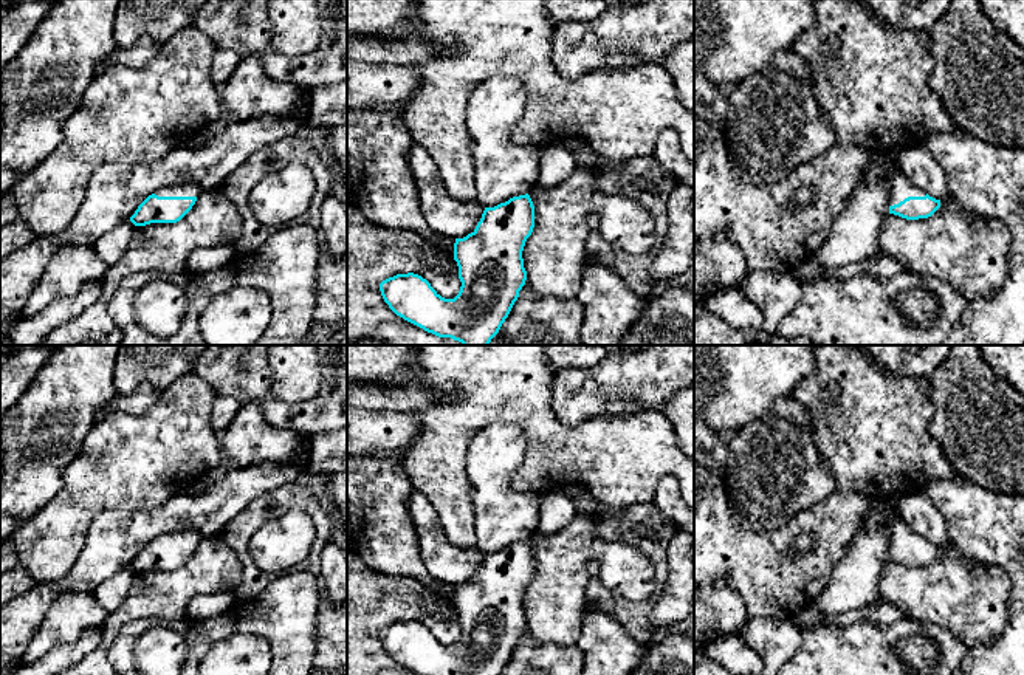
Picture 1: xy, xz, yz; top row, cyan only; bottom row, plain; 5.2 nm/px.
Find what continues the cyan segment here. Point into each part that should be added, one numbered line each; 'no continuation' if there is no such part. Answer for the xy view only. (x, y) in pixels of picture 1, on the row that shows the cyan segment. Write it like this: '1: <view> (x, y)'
1: xy (185, 189)

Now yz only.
1: yz (900, 188)

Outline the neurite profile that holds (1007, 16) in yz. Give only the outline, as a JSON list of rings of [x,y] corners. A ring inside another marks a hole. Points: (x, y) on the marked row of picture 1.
[[[979,0],[988,20],[1024,50],[1024,0]]]

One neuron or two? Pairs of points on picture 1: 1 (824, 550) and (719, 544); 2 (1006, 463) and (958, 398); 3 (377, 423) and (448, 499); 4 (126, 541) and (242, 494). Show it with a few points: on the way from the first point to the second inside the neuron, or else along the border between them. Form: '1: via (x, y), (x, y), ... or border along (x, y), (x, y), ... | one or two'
1: via (798, 565), (755, 565), (745, 561) | one
2: via (1006, 448), (973, 414) | one
3: border along (420, 420), (420, 434), (403, 455), (412, 486) | two
4: via (155, 522), (182, 511), (213, 511) | one

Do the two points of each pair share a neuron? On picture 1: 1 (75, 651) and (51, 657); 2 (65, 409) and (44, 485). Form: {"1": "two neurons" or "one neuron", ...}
{"1": "one neuron", "2": "one neuron"}

